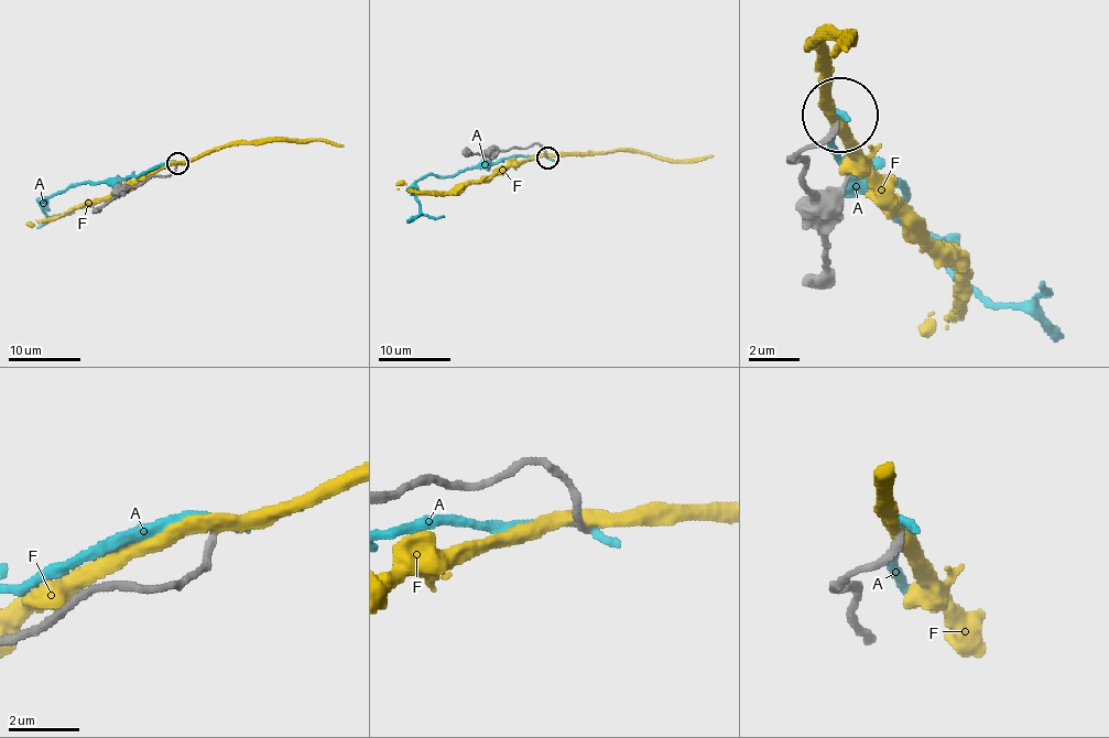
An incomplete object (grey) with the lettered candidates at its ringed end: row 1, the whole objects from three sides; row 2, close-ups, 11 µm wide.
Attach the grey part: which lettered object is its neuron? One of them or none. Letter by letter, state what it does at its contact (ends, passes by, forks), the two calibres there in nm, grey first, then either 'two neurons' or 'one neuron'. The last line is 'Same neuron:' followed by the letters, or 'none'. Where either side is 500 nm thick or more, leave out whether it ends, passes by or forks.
A: it ends; calibres 220 and 320 nm; two neurons
F: it passes by; calibres 240 and 380 nm; two neurons
Same neuron: none

